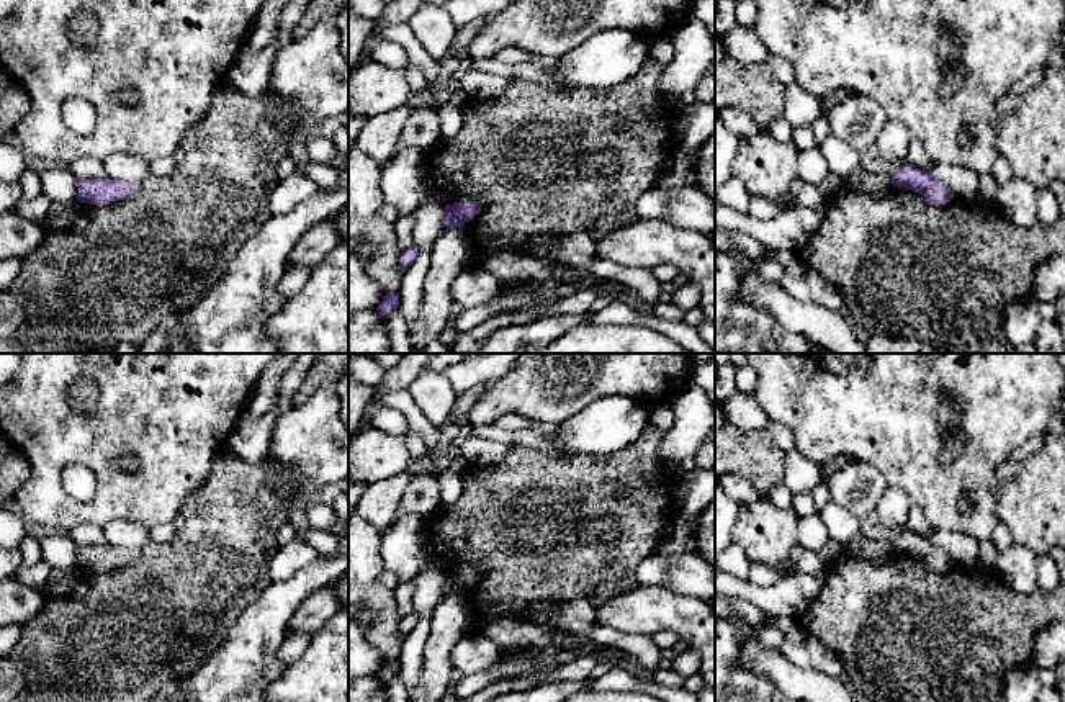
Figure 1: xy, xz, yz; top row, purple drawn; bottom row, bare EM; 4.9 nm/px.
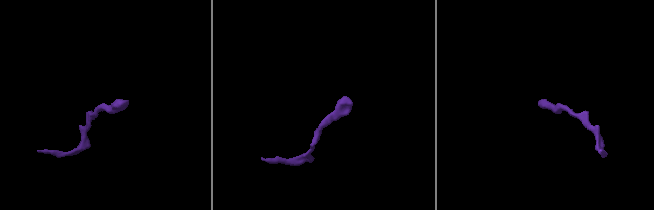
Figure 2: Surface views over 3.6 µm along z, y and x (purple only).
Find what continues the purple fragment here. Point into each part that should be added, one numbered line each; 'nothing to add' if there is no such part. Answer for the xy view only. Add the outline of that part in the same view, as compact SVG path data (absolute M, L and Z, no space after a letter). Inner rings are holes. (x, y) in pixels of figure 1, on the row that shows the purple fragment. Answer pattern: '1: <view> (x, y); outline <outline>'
1: xy (121, 269); outline M224 79L211 97L208 115L191 126L183 137L185 159L175 165L169 177L147 177L139 190L110 205L79 203L75 223L62 232L46 231L39 247L18 262L16 277L10 288L0 291L0 353L83 353L93 349L115 349L121 342L141 347L157 326L195 306L224 275L237 250L254 237L272 216L270 196L280 182L278 162L286 154L285 136L267 118L268 101L265 95L249 98Z

